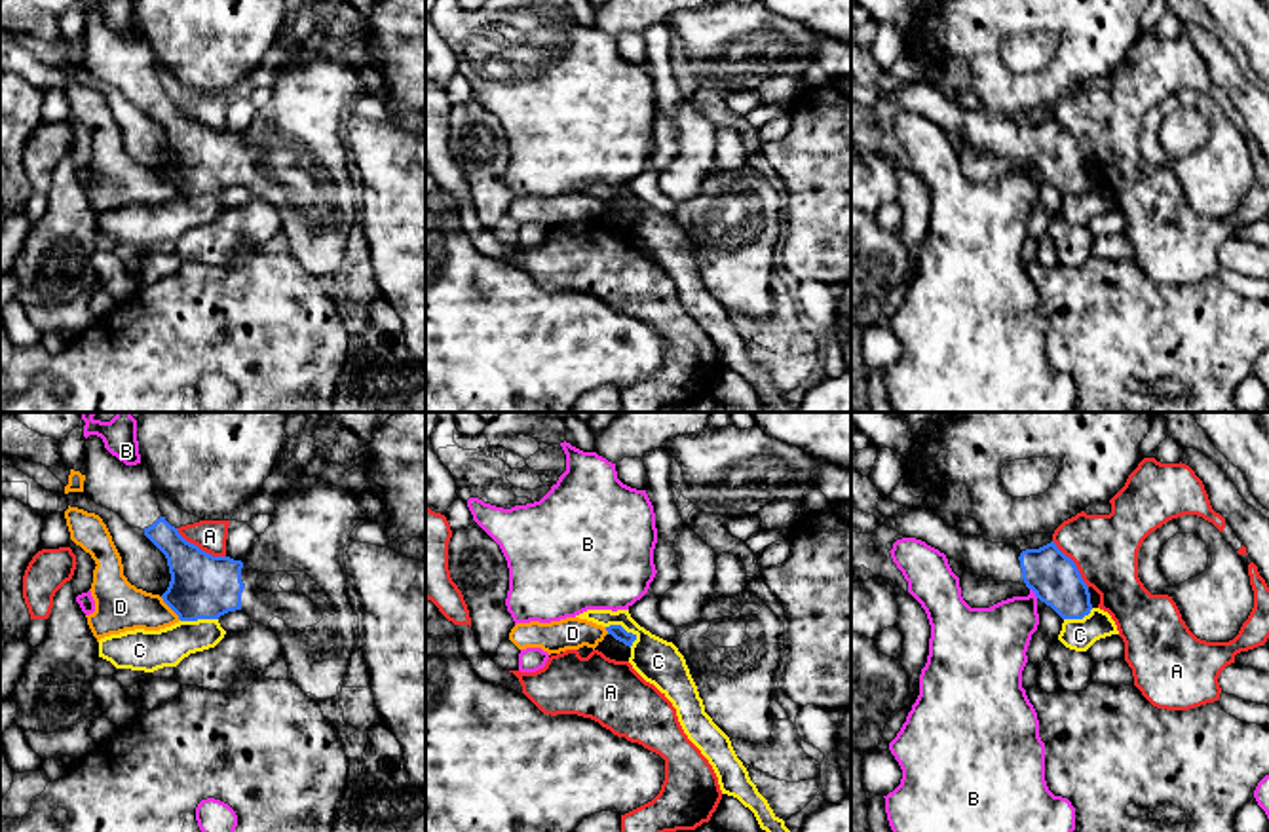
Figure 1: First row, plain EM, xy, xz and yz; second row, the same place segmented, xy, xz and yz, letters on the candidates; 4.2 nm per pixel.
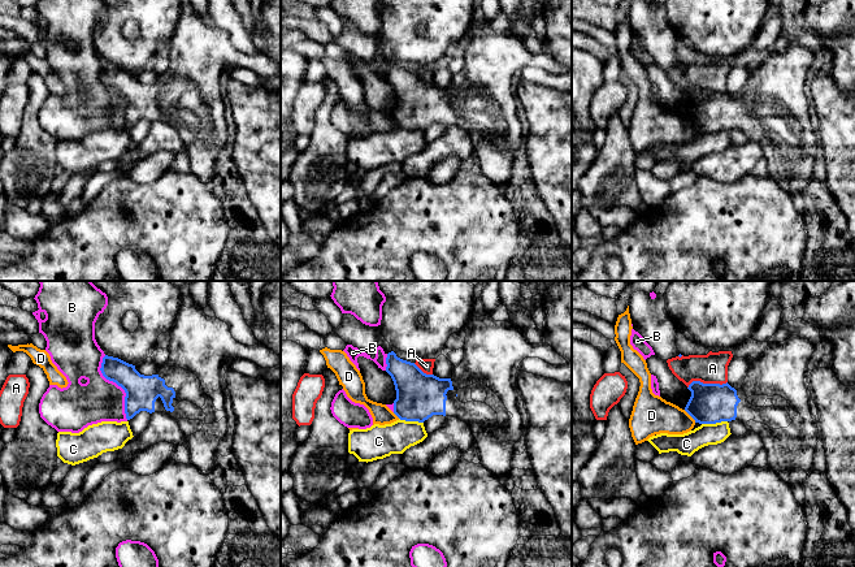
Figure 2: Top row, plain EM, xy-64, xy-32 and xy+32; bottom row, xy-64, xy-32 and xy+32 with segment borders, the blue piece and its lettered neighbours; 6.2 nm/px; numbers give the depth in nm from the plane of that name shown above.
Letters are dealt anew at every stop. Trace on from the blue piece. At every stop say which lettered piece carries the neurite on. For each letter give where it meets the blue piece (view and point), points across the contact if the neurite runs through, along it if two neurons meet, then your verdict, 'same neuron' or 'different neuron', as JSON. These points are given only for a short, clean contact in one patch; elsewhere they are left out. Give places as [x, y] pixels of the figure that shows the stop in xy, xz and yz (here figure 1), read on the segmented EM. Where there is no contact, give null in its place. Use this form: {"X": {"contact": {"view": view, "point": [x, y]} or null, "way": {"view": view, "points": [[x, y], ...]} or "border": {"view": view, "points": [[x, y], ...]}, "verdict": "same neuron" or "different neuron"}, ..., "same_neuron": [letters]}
{"A": {"contact": {"view": "xy", "point": [198, 548]}, "border": {"view": "xy", "points": [[175, 529], [202, 549], [225, 557]]}, "verdict": "different neuron"}, "B": {"contact": {"view": "yz", "point": [1034, 591]}, "border": {"view": "yz", "points": [[1030, 587], [1038, 597]]}, "verdict": "different neuron"}, "C": {"contact": {"view": "xz", "point": [620, 625]}, "border": {"view": "xz", "points": [[606, 625], [622, 625], [637, 639]]}, "verdict": "different neuron"}, "D": {"contact": {"view": "xy", "point": [170, 606]}, "border": {"view": "xy", "points": [[160, 597], [181, 620]]}, "verdict": "different neuron"}, "same_neuron": []}

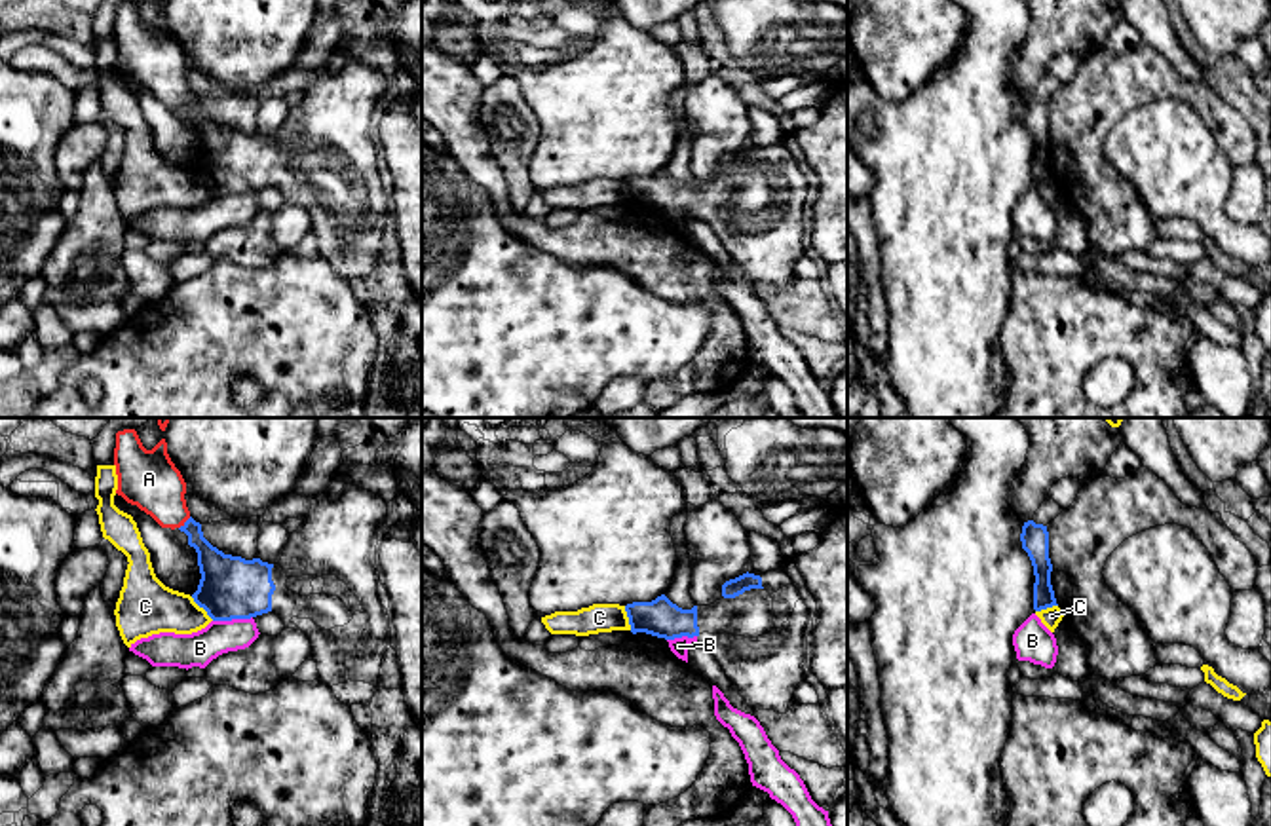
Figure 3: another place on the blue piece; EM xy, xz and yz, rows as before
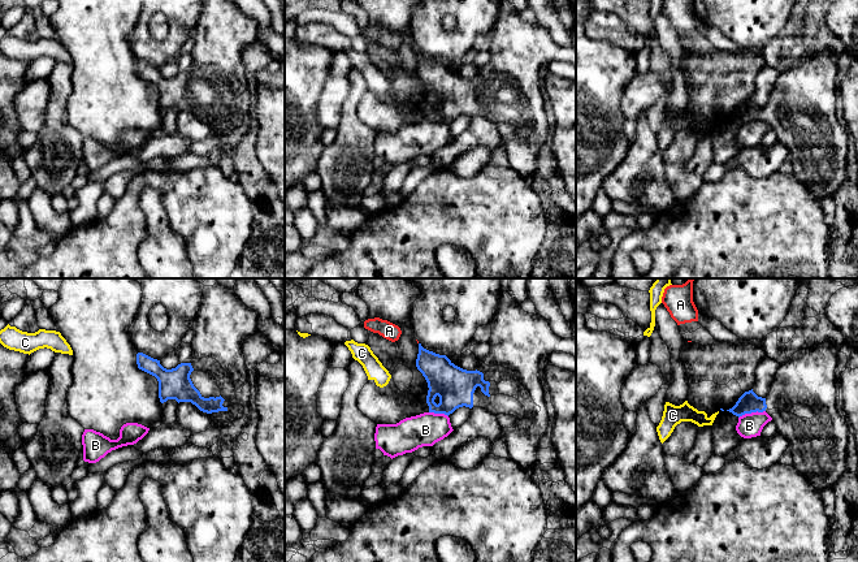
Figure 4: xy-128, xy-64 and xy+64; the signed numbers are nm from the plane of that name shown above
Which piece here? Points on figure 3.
{"A": {"contact": {"view": "xy", "point": [185, 523]}, "way": {"view": "xy", "points": [[219, 570], [185, 523], [149, 479]]}, "verdict": "same neuron"}, "B": {"contact": {"view": "xy", "point": [232, 618]}, "border": {"view": "xy", "points": [[251, 616], [213, 621]]}, "verdict": "different neuron"}, "C": {"contact": {"view": "xy", "point": [202, 606]}, "border": {"view": "xy", "points": [[190, 597], [213, 619]]}, "verdict": "different neuron"}, "same_neuron": ["A"]}

